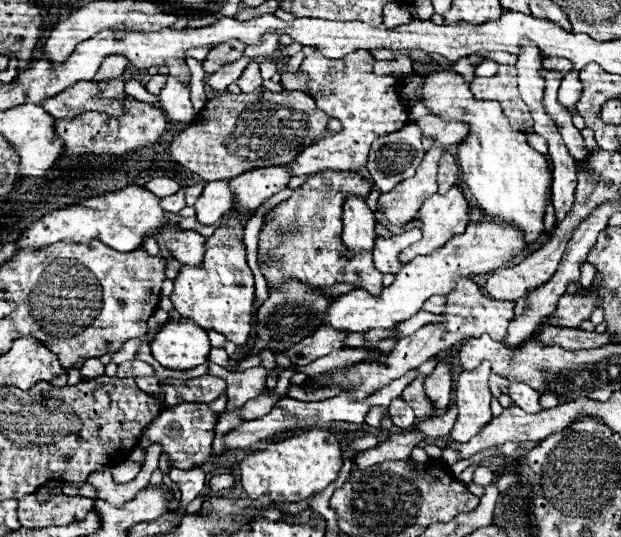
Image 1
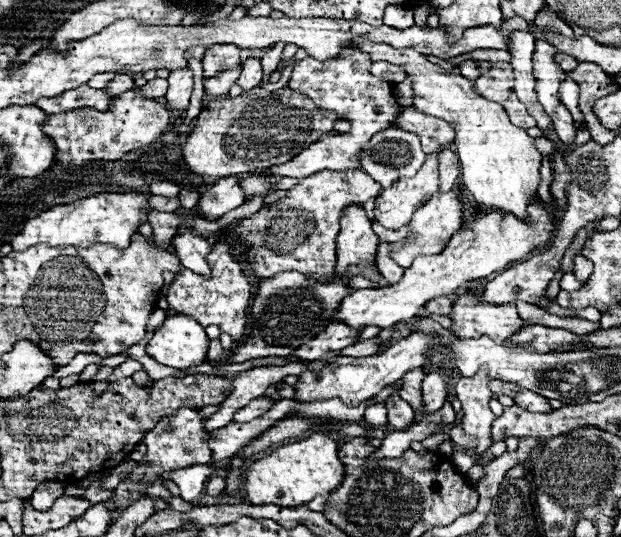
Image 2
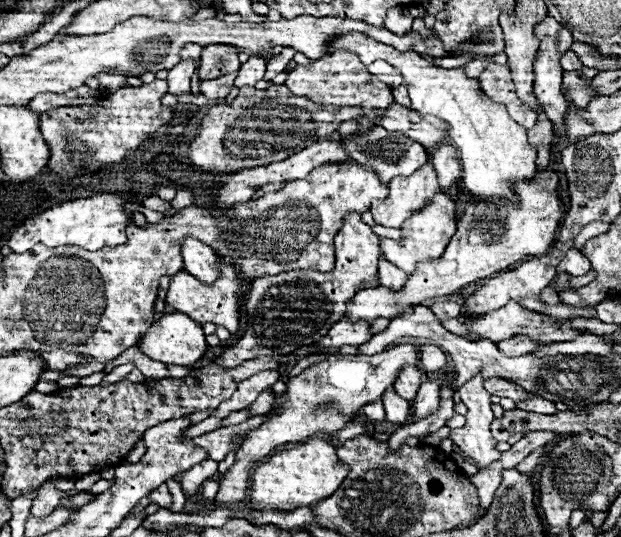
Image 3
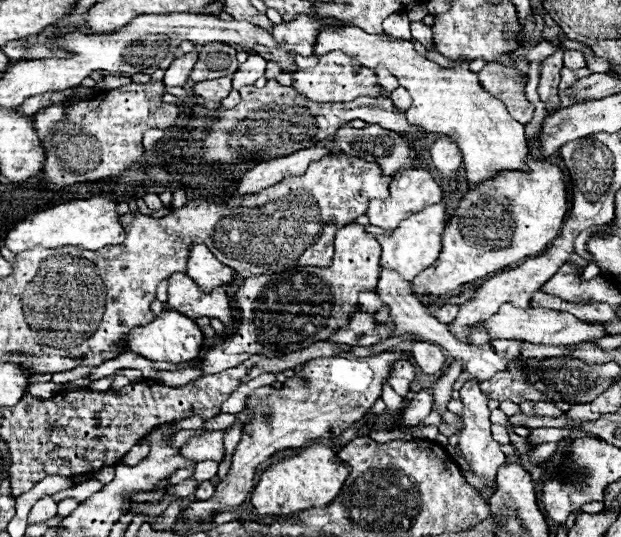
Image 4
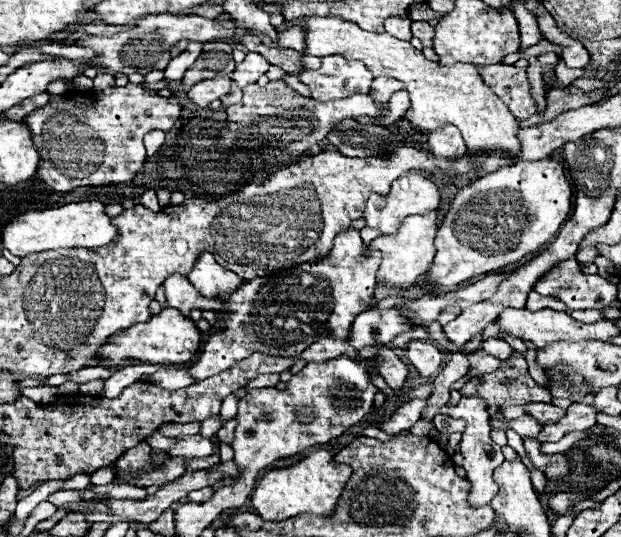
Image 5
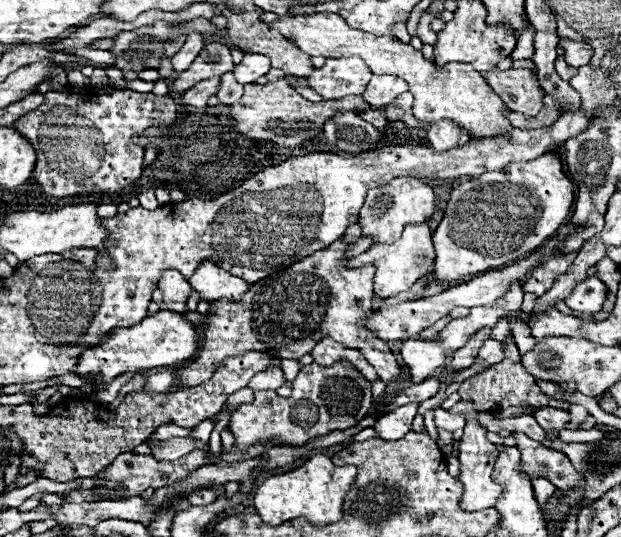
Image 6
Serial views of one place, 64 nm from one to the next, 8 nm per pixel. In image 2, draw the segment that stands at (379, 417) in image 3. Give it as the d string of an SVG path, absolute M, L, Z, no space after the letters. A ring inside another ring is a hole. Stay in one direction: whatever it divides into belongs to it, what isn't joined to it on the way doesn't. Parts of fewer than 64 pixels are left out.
M384 404L370 406L364 414L364 422L372 424L372 426L386 426L386 406Z

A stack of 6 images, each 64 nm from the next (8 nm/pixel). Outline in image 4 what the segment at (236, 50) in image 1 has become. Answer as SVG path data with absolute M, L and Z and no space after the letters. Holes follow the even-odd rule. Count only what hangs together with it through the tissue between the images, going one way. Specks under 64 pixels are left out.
M212 42L202 48L198 62L190 74L192 82L202 82L202 80L214 80L222 78L228 74L234 74L238 70L238 60L236 60L236 48L234 46L224 46L220 42Z

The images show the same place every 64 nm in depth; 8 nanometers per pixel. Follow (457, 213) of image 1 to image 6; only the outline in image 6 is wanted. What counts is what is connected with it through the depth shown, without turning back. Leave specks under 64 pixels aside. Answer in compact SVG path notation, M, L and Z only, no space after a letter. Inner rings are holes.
M428 222L422 224L408 224L402 232L402 236L392 244L374 244L364 254L350 258L348 266L364 266L364 264L376 264L374 274L374 294L380 298L390 298L394 294L400 294L408 290L412 284L416 284L424 274L432 272L434 264L434 248L432 248L432 230Z

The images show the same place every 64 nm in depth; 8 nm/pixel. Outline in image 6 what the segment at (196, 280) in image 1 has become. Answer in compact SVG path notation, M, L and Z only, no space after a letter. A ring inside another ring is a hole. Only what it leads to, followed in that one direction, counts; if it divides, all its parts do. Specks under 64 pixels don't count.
M166 270L158 282L158 288L164 292L166 310L184 312L188 296L192 294L192 286L188 286L186 278L178 270Z

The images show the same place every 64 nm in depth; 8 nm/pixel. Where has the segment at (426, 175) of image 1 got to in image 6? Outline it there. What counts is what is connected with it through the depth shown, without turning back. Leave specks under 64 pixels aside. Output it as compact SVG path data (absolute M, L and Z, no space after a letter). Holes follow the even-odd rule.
M394 178L384 188L368 190L362 214L358 218L362 234L364 236L372 234L378 242L394 242L396 238L400 238L406 224L428 220L434 212L434 202L436 202L434 190L420 178Z

